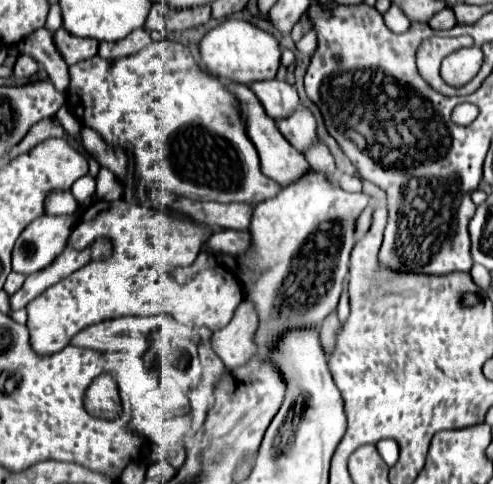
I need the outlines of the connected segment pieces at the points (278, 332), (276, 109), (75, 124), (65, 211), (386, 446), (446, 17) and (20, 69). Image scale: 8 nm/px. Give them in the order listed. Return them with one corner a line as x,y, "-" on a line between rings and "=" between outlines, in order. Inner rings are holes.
315,170
307,172
301,180
283,186
283,190
263,204
255,206
249,234
251,244
247,252
241,256
241,272
239,282
244,299
251,300
255,312
259,316
259,328
253,336
259,350
273,350
285,332
291,328
319,328
321,322
335,312
341,290
343,278
349,270
349,254
355,244
353,226
359,212
369,204
369,196
365,194
351,194
333,186
327,178
317,174
=
281,80
255,82
255,84
251,84
251,90
255,92
255,96
263,104
265,112
273,120
289,118
301,106
297,90
291,84
281,82
=
63,106
59,112
57,112
57,118
59,118
59,122
63,124
63,128
67,130
67,134
71,134
79,144
81,143
81,122
75,118
75,116
71,116
69,114
69,110
=
53,192
45,202
47,214
53,216
73,216
79,212
77,200
71,196
71,192
=
379,440
379,442
377,442
377,450
379,450
381,458
383,458
389,466
393,466
393,464
397,462
397,458
399,458
399,446
397,446
395,440
=
441,10
441,12
437,12
433,18
431,18
431,22
429,22
429,26
433,28
433,30
448,30
454,27
457,23
455,16
453,16
453,10
=
19,56
19,60
17,60
17,64
15,64
15,68
13,68
13,72
15,72
15,76
17,78
31,78
35,72
37,72
37,64
35,64
35,60
31,60
31,56

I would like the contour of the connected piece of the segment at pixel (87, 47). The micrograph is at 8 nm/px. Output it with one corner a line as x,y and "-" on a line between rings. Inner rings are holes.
59,28
55,32
53,40
55,40
55,48
59,50
59,54
63,56
67,66
93,58
97,54
97,46
99,46
99,44
95,44
95,40
71,40
71,36
67,36
67,32
63,32
63,28

